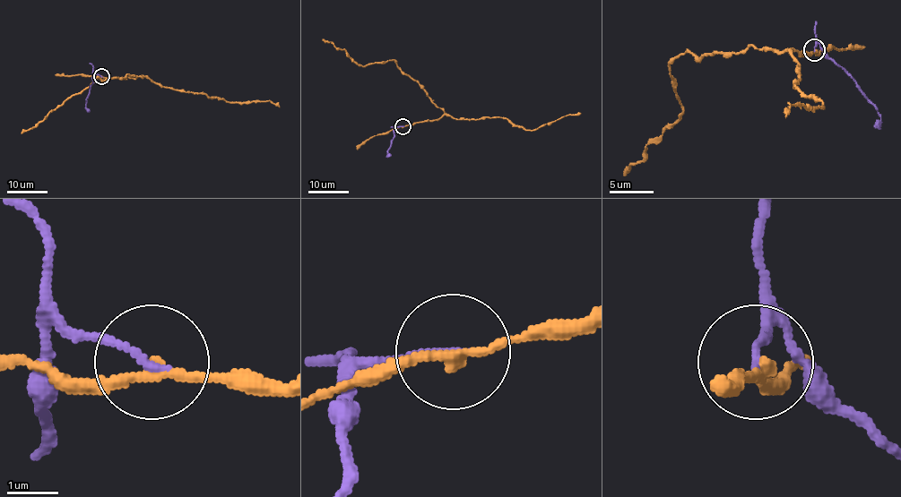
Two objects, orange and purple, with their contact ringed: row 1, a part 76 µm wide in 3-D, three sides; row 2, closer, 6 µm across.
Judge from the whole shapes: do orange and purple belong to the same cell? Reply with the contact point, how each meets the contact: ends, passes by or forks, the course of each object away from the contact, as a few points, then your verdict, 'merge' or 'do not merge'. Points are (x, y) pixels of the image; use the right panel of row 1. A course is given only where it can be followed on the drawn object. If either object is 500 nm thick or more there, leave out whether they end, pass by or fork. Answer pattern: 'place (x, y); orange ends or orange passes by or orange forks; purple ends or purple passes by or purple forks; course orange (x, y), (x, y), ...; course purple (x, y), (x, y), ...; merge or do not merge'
place (814, 50); orange passes by; purple ends; course orange (816, 50), (801, 55), (747, 46), (703, 57), (679, 55), (670, 72), (680, 115), (623, 175); course purple (813, 50), (820, 46), (876, 108), (880, 121), (876, 128); do not merge

